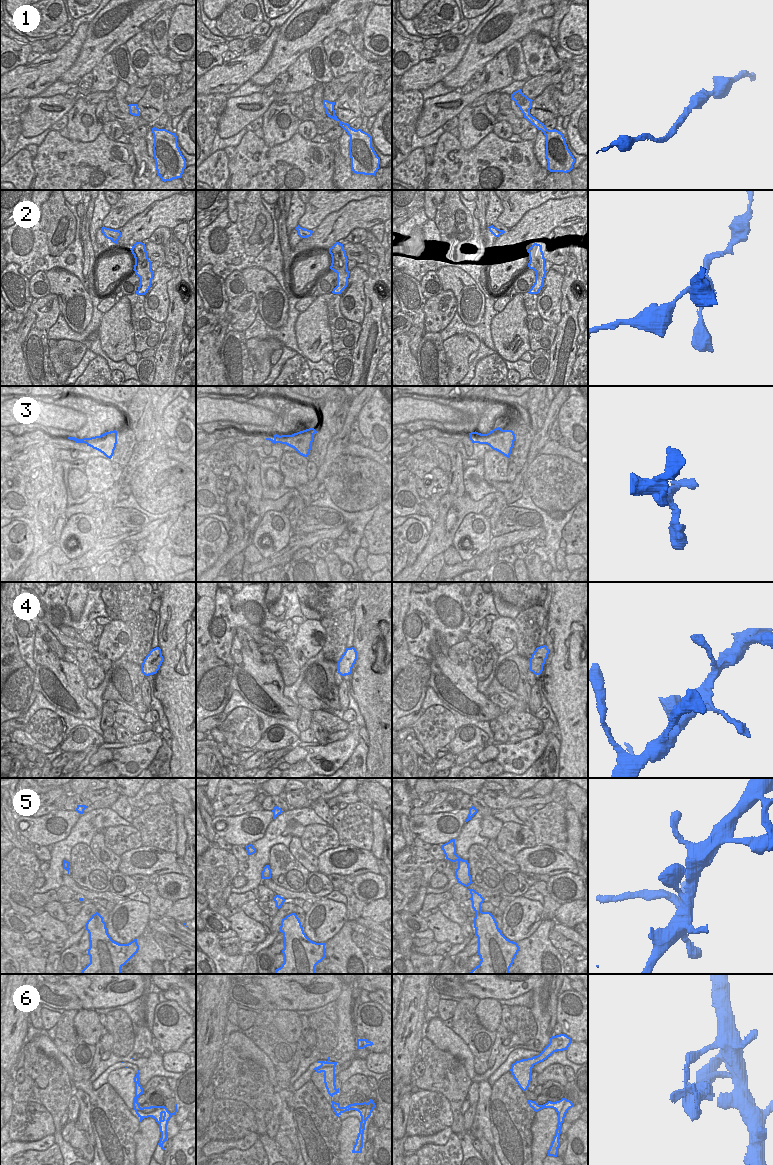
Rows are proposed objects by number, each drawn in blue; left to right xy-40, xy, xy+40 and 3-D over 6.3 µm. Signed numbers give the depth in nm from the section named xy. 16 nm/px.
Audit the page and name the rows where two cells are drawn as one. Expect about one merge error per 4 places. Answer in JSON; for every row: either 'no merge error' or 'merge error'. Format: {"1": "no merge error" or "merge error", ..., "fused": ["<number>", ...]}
{"1": "no merge error", "2": "merge error", "3": "merge error", "4": "no merge error", "5": "no merge error", "6": "merge error", "fused": ["2", "3", "6"]}

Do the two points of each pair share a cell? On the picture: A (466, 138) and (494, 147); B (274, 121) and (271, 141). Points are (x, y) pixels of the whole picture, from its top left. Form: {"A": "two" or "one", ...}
{"A": "two", "B": "one"}

